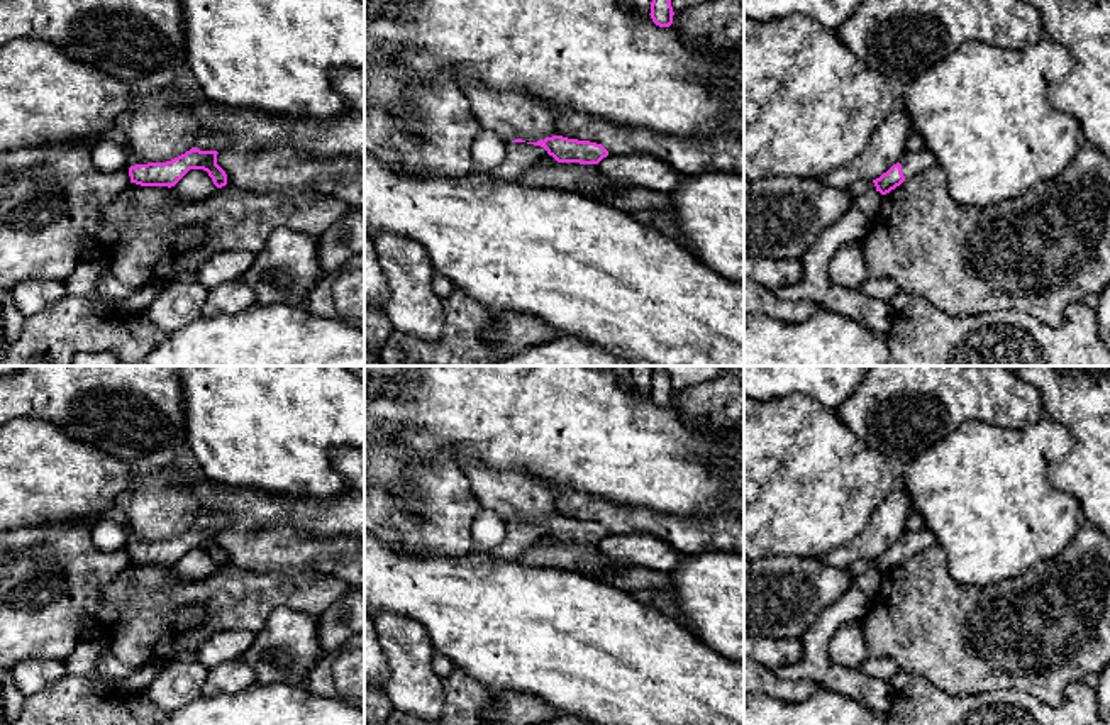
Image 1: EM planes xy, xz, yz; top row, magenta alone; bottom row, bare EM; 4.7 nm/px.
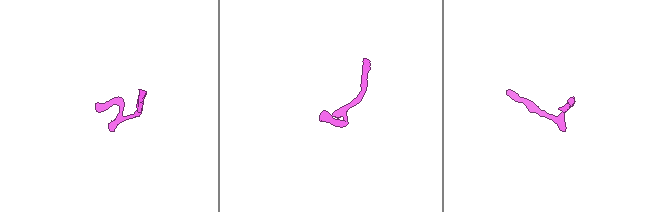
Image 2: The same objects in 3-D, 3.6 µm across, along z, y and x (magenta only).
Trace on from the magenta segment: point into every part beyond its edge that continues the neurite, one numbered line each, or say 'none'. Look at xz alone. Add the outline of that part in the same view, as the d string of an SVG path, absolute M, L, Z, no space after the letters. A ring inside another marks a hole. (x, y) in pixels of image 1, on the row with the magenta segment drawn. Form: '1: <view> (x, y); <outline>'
1: xz (519, 156); M507 142L505 146L505 158L503 161L490 169L481 171L475 168L476 173L490 173L493 176L503 178L503 180L515 180L519 178L525 169L529 169L534 163L539 159L549 156L547 151L541 146L527 144L527 142Z

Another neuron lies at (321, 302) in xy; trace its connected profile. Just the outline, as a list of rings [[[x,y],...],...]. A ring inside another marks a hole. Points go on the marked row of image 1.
[[[322,278],[312,290],[307,305],[314,315],[332,318],[336,317],[332,298],[332,278]]]

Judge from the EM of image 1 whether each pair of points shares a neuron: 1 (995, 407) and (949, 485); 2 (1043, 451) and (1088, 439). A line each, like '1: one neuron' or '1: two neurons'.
1: two neurons
2: two neurons

